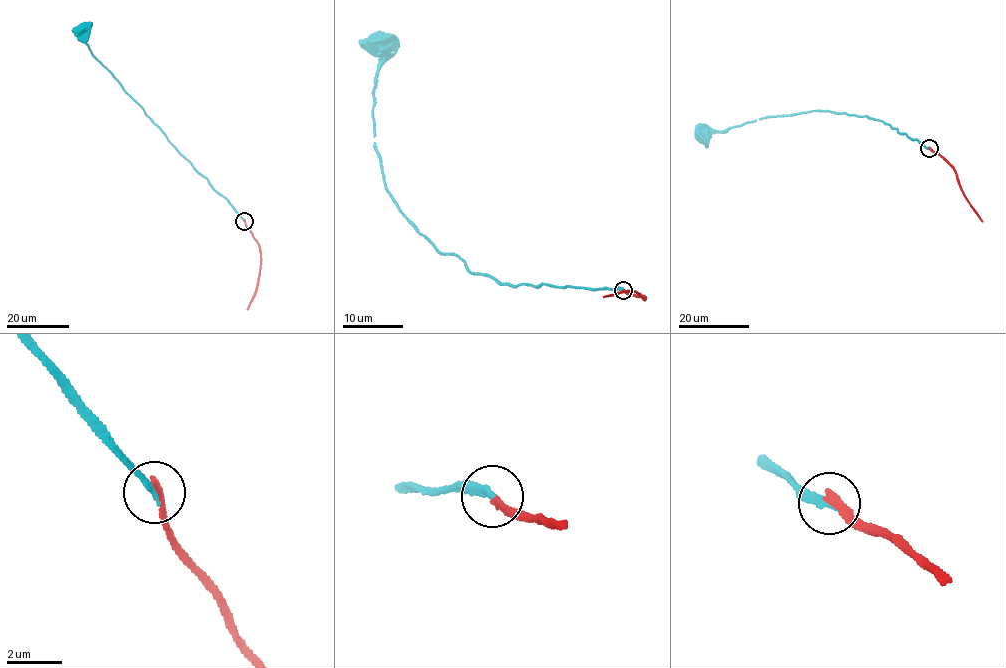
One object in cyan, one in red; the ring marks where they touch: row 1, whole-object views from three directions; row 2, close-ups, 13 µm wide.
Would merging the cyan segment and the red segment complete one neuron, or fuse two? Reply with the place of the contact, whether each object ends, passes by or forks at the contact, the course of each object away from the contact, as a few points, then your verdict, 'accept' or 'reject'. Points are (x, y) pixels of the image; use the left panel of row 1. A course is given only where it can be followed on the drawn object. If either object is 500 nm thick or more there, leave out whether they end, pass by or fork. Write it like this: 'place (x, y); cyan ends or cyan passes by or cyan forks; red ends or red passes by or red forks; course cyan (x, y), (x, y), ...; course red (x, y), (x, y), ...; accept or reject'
place (244, 221); cyan ends; red ends; course cyan (244, 221), (177, 150), (111, 71), (94, 56), (81, 29); course red (244, 221), (259, 245), (260, 259), (257, 288), (247, 310); reject

